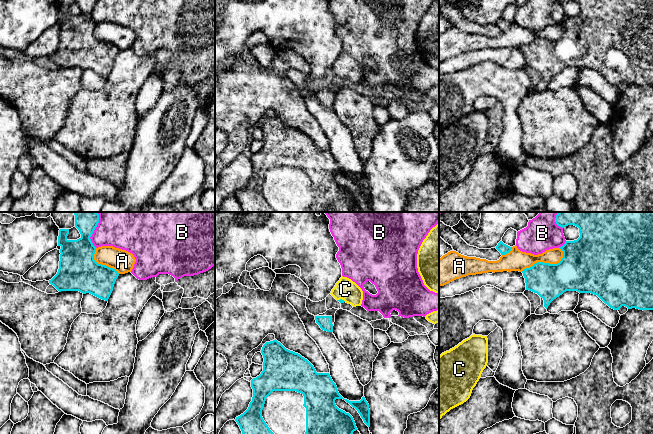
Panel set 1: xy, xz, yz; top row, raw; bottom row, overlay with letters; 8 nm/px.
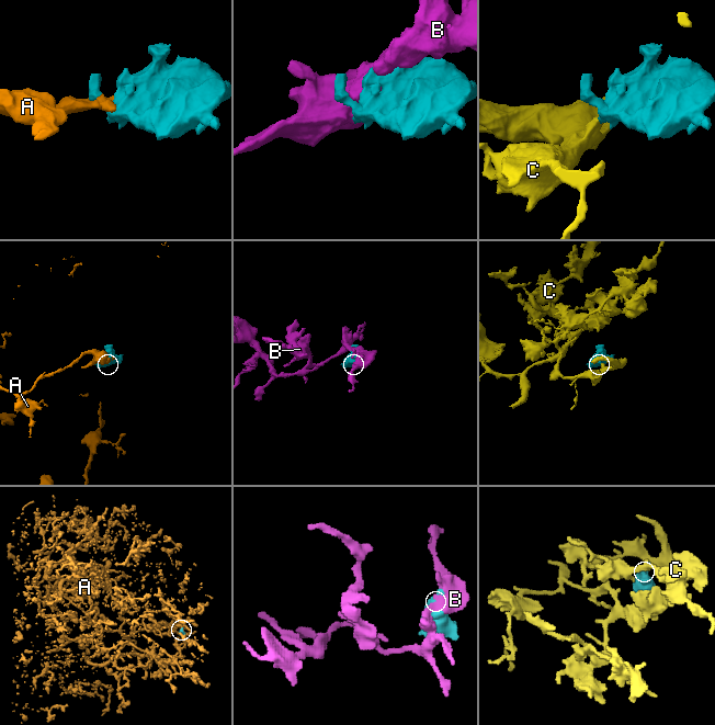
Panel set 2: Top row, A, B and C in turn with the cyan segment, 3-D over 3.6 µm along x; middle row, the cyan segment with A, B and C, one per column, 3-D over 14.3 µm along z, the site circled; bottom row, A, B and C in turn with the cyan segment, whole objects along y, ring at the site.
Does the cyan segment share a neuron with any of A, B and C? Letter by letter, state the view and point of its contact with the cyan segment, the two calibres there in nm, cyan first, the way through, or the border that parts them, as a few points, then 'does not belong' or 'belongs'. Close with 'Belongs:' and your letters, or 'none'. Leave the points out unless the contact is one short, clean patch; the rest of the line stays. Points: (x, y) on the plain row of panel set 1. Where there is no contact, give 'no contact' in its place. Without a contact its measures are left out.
A: meets cyan in yz at (545, 39); 300 nm thick on the cyan side, 170 nm on the other; does not belong
B: meets cyan in xy at (91, 11); 280 nm thick on the cyan side, 200 nm on the other; does not belong
C: meets cyan in xz at (341, 75); 30 nm thick on the cyan side, 170 nm on the other; runs through xz (341, 77), (341, 75), (345, 65); belongs
Belongs: C

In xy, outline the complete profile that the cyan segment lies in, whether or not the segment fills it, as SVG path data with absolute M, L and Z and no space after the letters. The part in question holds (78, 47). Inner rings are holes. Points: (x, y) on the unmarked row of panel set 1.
M75 0L81 13L77 16L68 16L69 5L60 5L58 12L58 22L60 25L60 37L57 50L49 56L59 68L79 67L83 70L90 69L102 76L108 77L119 49L108 42L98 40L94 36L96 23L90 13L98 0Z

